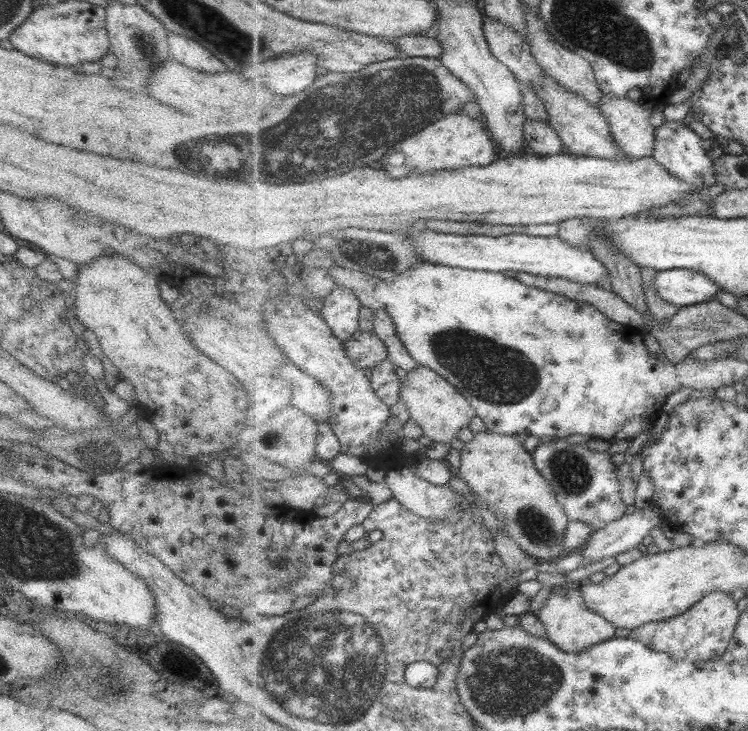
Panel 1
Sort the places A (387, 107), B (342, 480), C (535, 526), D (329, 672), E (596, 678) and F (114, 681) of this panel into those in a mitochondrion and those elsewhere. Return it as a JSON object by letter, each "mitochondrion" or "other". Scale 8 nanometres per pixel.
{"A":"mitochondrion","B":"other","C":"mitochondrion","D":"mitochondrion","E":"other","F":"mitochondrion"}

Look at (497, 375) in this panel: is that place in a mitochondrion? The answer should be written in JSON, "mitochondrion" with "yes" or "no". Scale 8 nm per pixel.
{"mitochondrion":"yes"}

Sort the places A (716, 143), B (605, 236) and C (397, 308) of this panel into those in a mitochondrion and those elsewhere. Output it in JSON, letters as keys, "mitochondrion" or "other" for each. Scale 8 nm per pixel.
{"A":"other","B":"other","C":"other"}

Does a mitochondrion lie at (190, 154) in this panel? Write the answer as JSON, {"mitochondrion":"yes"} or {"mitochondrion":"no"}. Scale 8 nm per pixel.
{"mitochondrion":"yes"}

